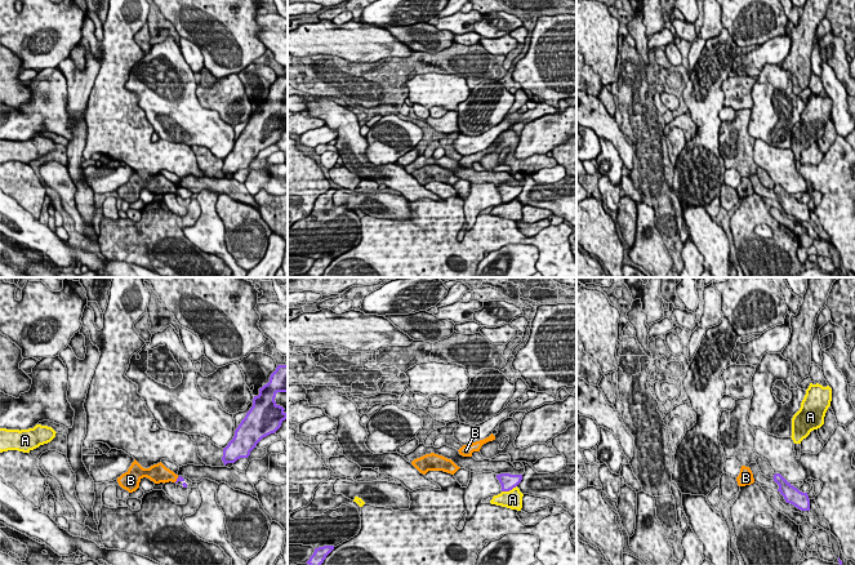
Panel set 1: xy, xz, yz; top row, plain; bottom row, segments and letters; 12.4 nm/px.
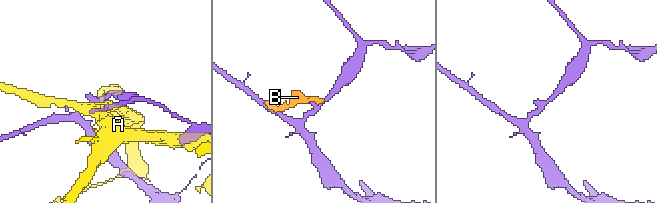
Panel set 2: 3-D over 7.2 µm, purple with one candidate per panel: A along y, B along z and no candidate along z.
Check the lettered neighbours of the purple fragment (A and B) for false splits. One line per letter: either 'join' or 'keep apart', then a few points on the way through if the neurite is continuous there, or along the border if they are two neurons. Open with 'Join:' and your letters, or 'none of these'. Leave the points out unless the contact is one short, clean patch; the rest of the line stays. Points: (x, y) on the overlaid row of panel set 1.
Join: none of these
A: keep apart
B: keep apart; border along xy (178, 477), (174, 481)

